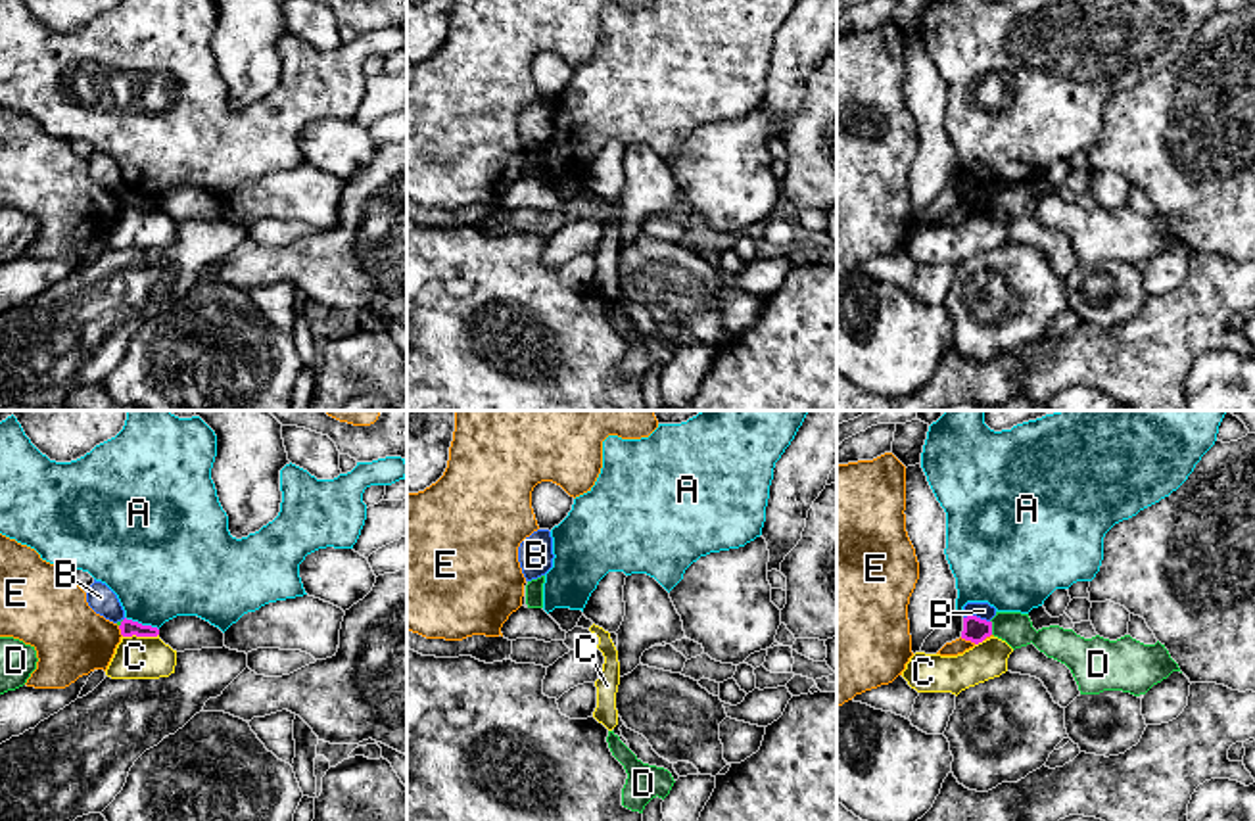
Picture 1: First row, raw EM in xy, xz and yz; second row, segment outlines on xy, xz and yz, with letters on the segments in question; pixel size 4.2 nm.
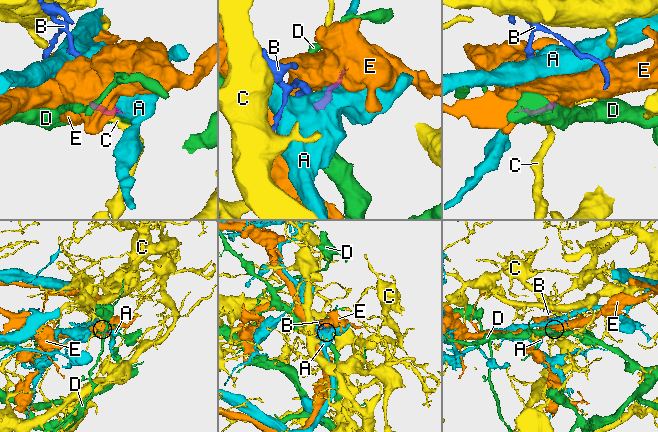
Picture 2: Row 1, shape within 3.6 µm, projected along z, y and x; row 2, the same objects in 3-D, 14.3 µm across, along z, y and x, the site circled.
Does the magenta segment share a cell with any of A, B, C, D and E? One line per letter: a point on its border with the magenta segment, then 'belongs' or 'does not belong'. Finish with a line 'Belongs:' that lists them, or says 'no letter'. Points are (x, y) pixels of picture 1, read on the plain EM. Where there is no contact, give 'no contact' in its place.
A: xy (141, 194) | does not belong
B: yz (975, 187) | does not belong
C: xy (141, 206) | does not belong
D: yz (991, 198) | does not belong
E: yz (968, 210) | does not belong
Belongs: no letter

